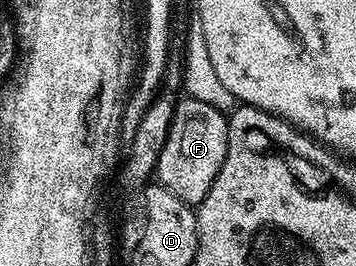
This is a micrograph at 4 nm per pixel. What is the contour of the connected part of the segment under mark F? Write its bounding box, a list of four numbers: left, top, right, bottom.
[157,97,228,205]

